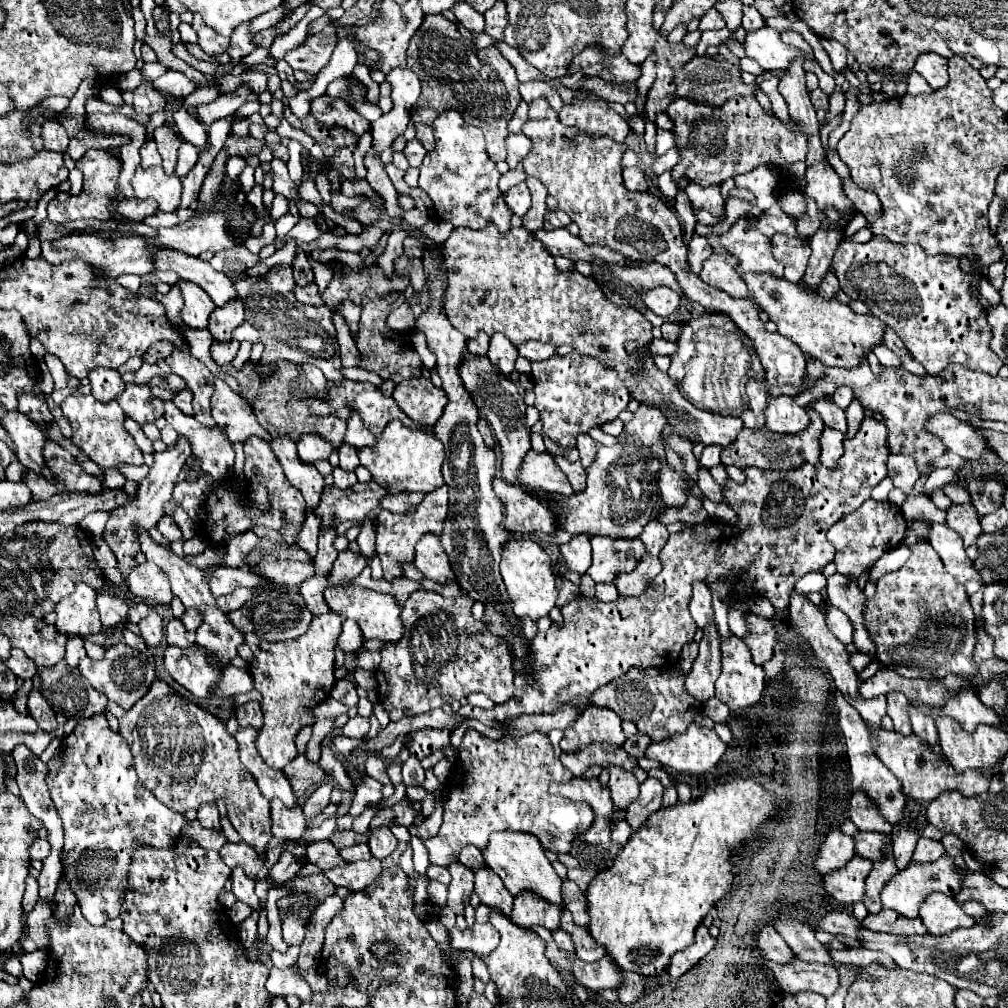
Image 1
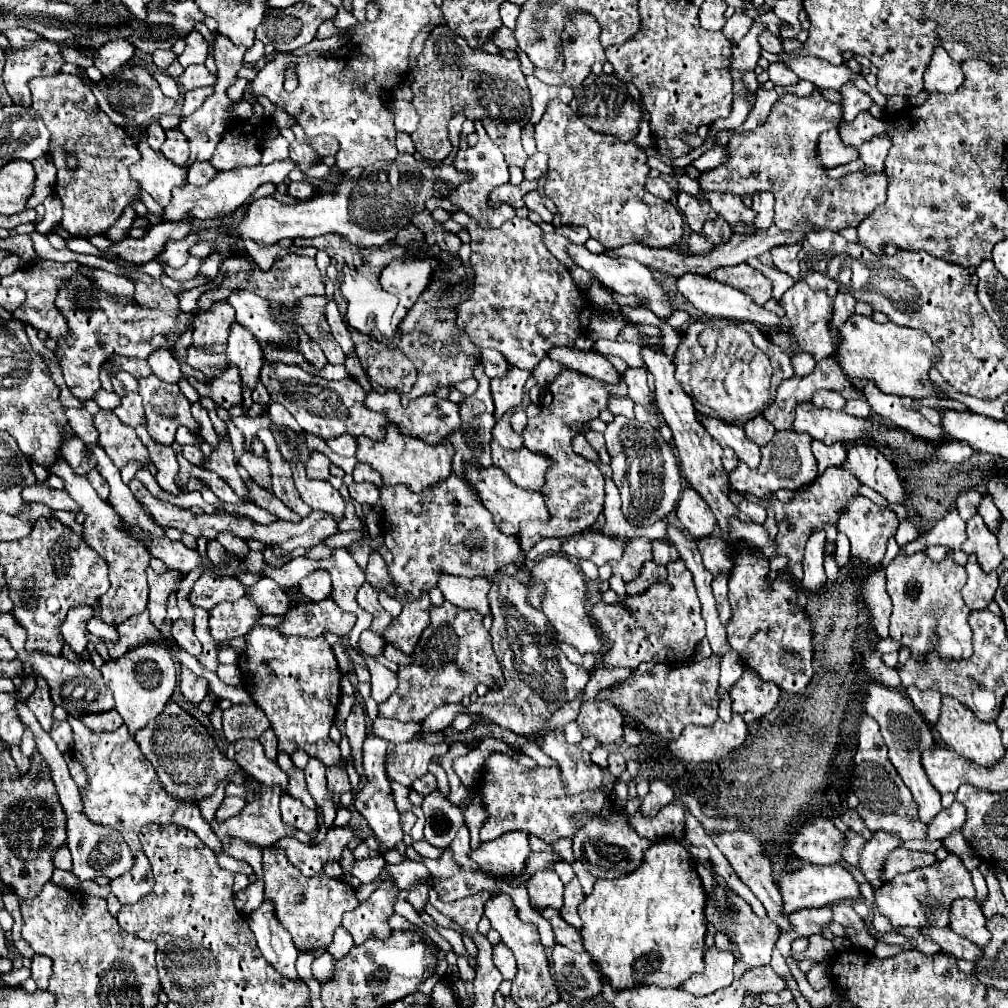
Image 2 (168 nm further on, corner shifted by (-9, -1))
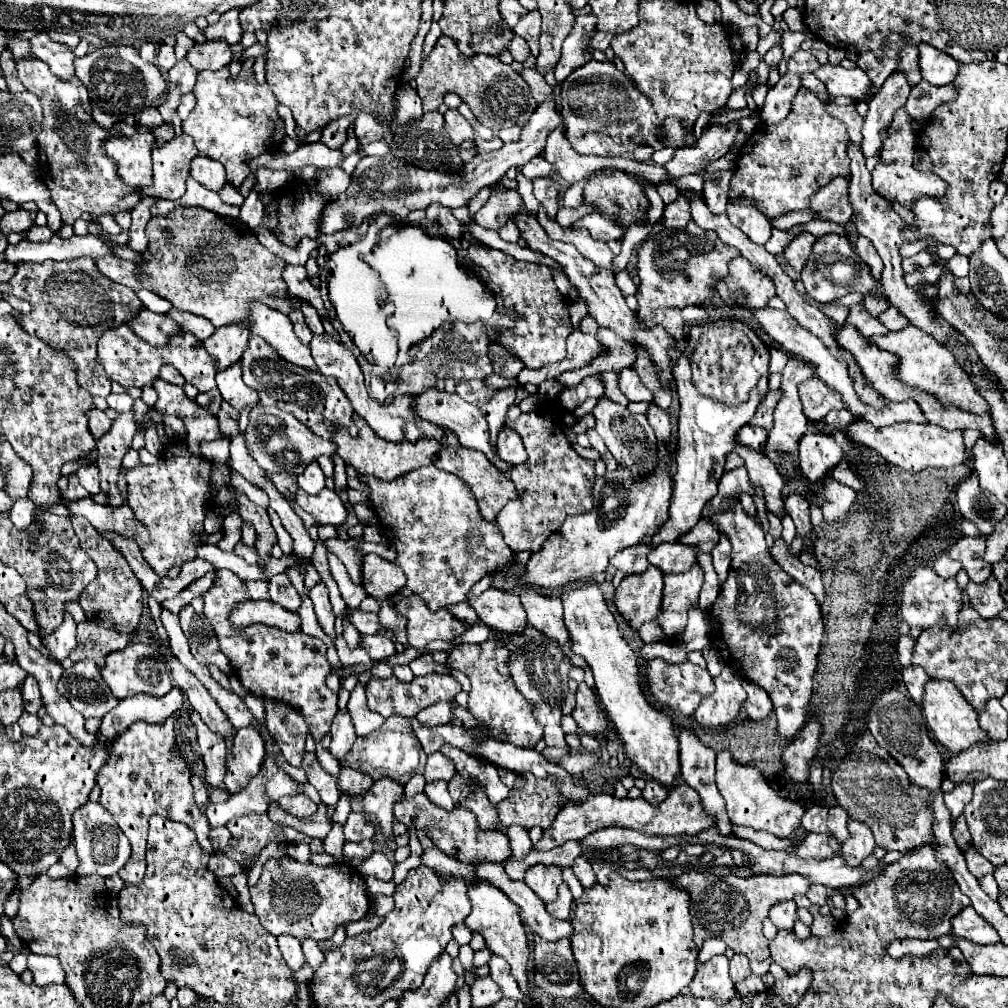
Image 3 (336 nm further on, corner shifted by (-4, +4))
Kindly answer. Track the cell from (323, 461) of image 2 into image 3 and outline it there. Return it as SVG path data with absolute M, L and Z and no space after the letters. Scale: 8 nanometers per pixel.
M315 460L299 476L299 486L309 494L317 494L317 492L321 492L325 488L325 474L321 472L321 468L319 468L319 464Z

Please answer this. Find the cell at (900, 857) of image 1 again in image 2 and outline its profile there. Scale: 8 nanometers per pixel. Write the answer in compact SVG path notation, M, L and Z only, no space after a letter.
M954 801L948 809L942 809L936 819L928 825L928 839L944 839L962 829L966 821L966 809L958 801Z

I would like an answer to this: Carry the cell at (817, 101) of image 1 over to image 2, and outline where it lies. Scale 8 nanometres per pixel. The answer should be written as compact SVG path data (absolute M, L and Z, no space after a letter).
M846 85L842 93L842 109L844 109L844 121L852 121L858 113L870 111L870 107L874 105L872 97L864 91L860 91L854 85Z

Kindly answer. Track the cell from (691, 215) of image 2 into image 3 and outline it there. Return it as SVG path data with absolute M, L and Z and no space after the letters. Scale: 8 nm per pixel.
M679 196L675 202L667 204L665 212L663 212L663 218L665 218L667 228L687 228L687 224L691 222L689 198Z

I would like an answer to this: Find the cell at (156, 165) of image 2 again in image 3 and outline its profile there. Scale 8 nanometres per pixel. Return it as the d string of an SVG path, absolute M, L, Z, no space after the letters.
M139 130L135 136L109 138L105 142L107 154L119 164L119 176L125 184L137 188L149 188L153 182L151 152L155 148L155 136Z

